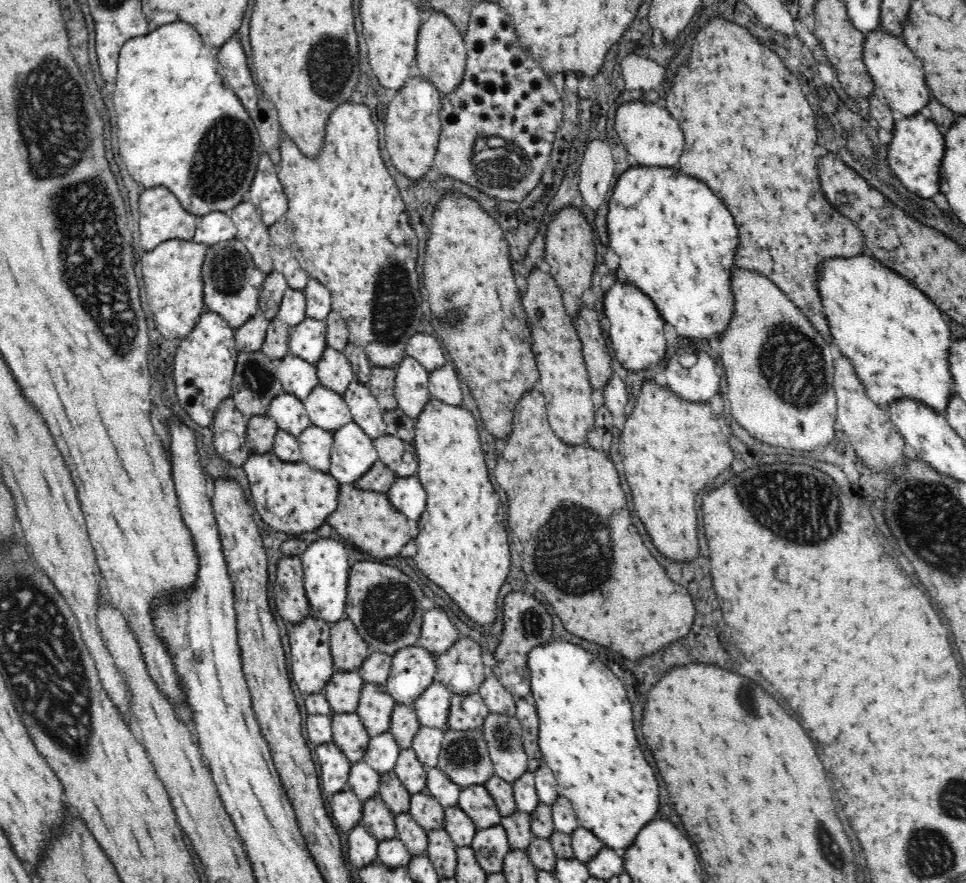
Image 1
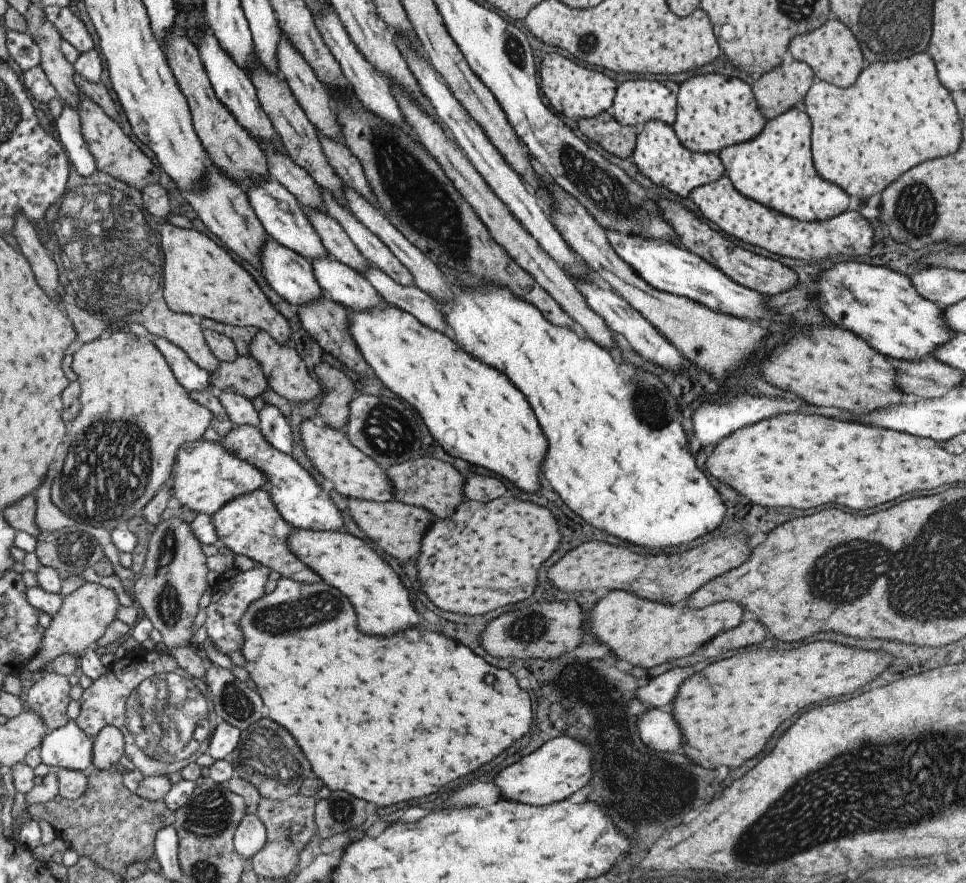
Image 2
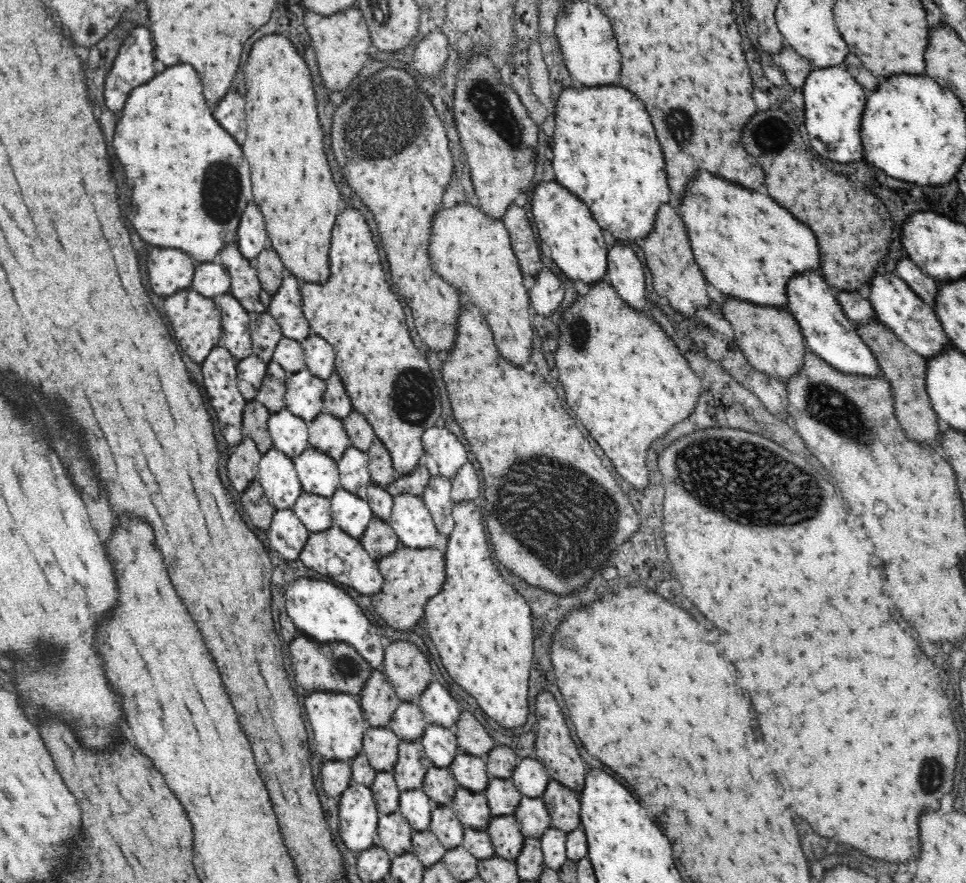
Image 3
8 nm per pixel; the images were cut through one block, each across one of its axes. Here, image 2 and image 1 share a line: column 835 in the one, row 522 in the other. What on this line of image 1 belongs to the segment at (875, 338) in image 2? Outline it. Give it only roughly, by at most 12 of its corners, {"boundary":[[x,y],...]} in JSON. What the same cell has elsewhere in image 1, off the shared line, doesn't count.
{"boundary":[[251,453],[243,464],[270,528],[326,526],[341,485],[306,461]]}

